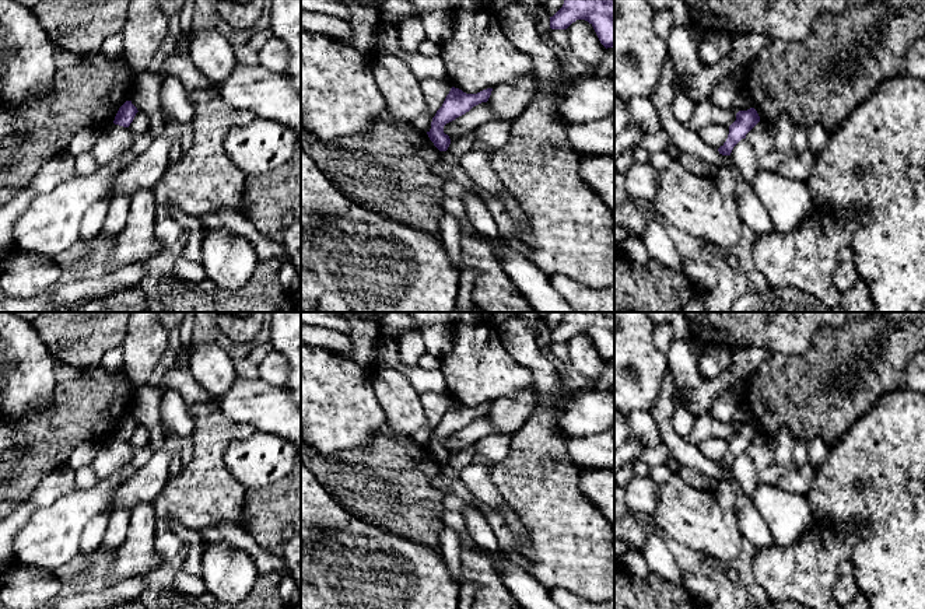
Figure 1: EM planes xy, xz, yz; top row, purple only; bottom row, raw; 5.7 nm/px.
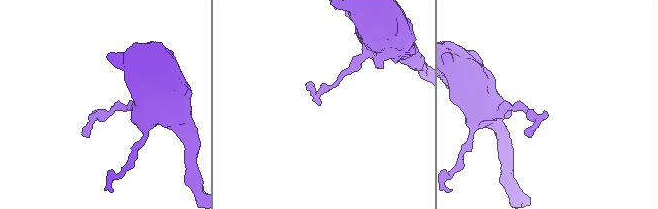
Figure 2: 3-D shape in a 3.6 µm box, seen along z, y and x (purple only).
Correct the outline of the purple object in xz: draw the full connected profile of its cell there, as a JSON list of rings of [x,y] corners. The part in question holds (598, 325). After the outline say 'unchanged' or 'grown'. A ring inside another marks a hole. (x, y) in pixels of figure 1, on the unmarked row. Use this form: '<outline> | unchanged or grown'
[[[564,312],[550,342],[567,343],[577,333],[588,335],[606,363],[614,361],[614,312]]] | unchanged

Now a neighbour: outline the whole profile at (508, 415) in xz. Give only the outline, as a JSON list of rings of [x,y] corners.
[[[533,391],[493,402],[487,414],[497,435],[512,437],[532,416],[536,399]]]

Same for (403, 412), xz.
[[[381,368],[374,375],[374,393],[385,413],[385,426],[411,434],[427,423],[420,395],[409,379],[393,368]]]

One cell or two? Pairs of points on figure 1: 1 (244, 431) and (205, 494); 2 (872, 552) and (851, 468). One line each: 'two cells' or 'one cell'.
1: one cell
2: one cell

